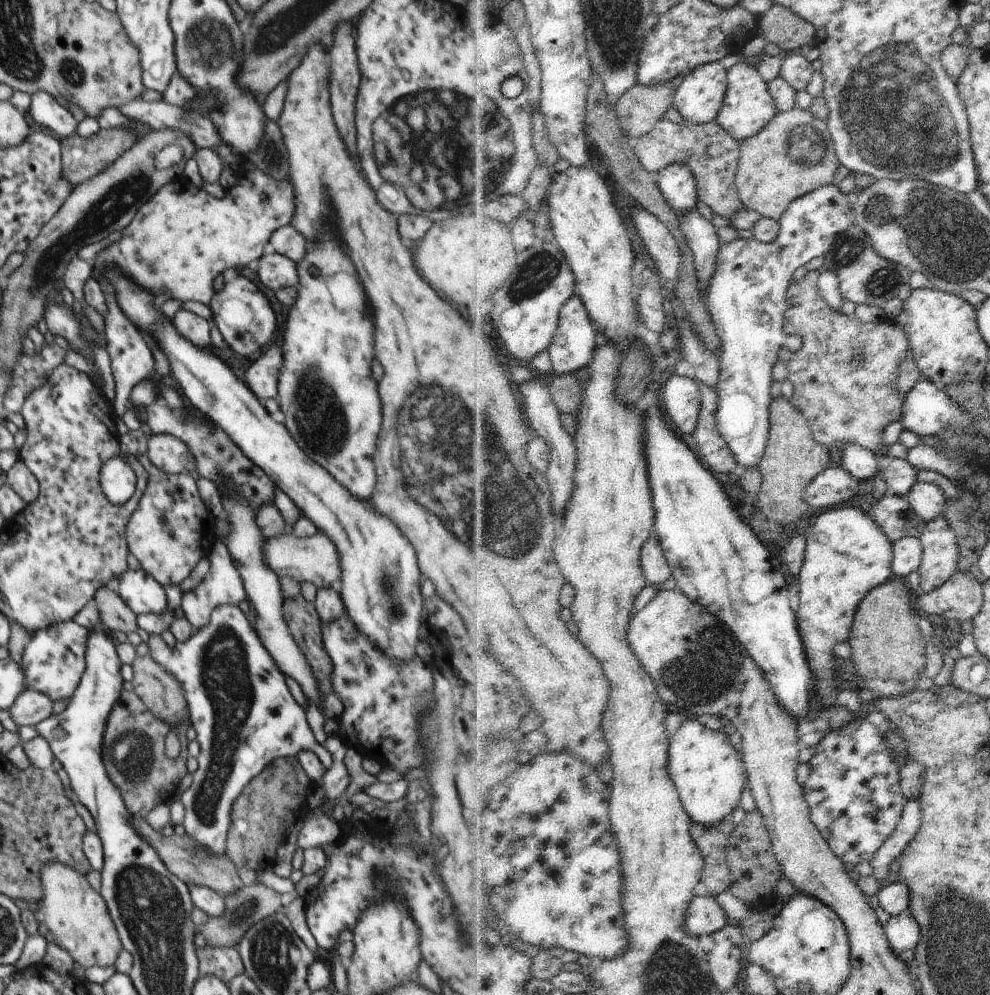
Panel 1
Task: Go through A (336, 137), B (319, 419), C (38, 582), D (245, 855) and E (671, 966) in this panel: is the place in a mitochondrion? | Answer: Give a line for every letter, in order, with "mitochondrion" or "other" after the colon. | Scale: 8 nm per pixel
A: other
B: mitochondrion
C: mitochondrion
D: other
E: mitochondrion

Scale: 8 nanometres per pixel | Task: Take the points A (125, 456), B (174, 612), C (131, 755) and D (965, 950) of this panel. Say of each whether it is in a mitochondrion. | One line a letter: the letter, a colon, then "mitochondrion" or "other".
A: other
B: other
C: mitochondrion
D: mitochondrion

